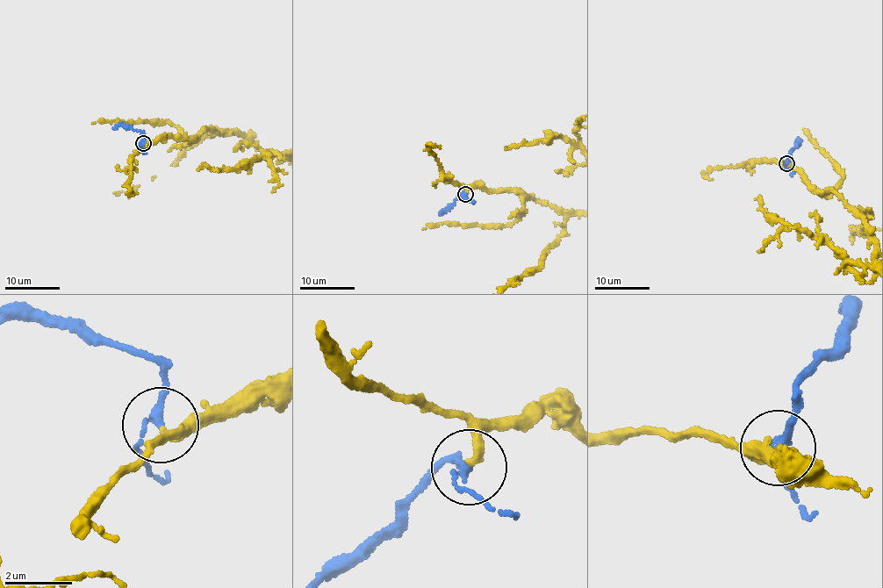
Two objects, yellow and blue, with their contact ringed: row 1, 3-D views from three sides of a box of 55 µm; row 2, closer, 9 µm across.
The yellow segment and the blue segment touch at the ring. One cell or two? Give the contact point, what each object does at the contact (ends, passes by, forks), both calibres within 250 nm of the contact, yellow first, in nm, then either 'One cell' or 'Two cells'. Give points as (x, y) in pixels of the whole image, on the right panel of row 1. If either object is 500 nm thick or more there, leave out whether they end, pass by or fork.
Place: (786, 163). At the ring yellow ends. At the ring blue passes by. Thickness 280 nm (yellow) against 180 nm. One cell

